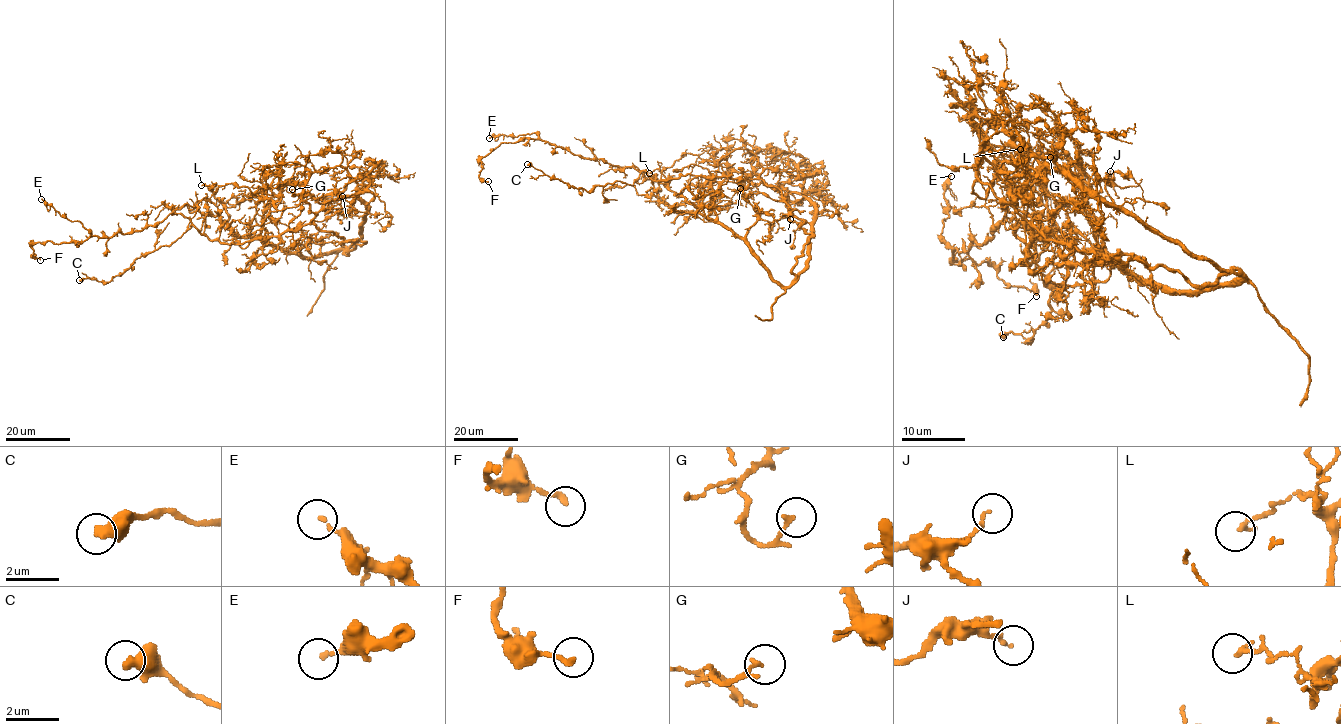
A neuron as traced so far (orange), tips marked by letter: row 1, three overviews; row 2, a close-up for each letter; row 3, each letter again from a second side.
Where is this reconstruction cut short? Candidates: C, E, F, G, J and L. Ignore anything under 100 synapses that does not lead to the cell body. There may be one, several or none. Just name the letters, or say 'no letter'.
no letter

